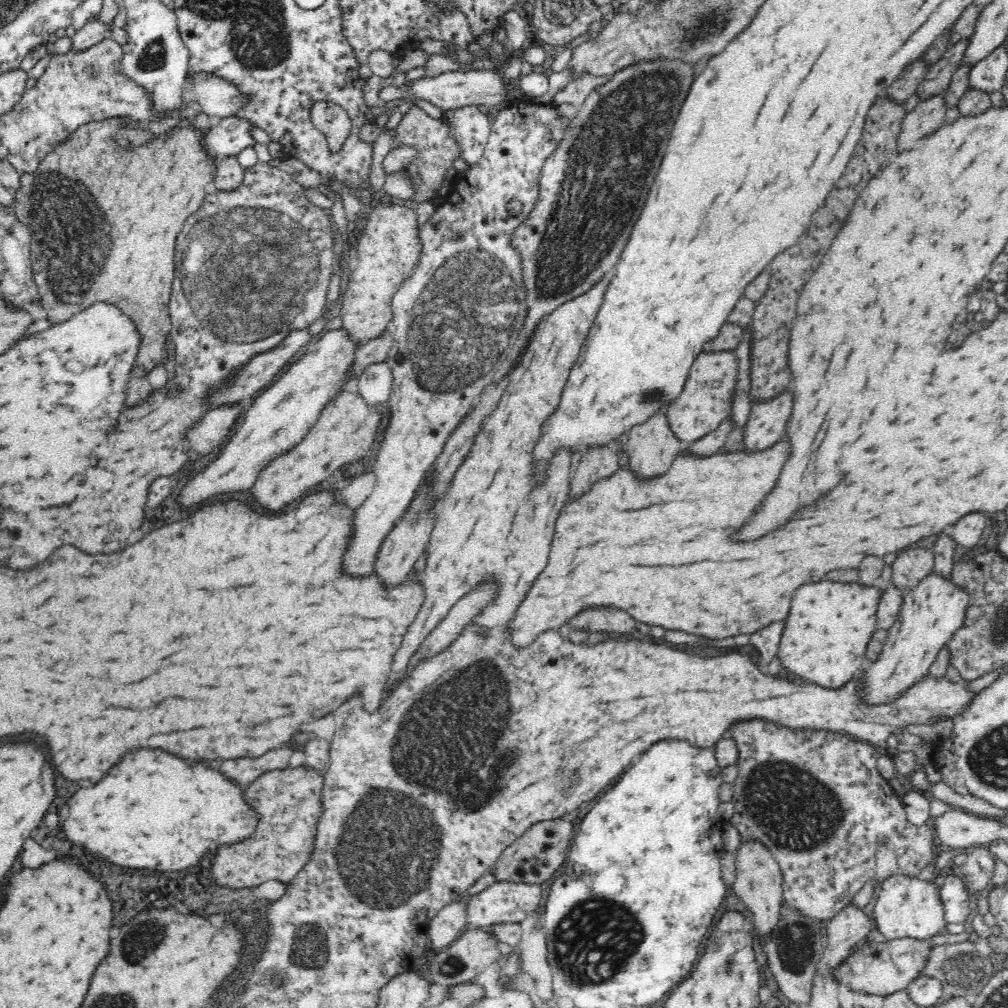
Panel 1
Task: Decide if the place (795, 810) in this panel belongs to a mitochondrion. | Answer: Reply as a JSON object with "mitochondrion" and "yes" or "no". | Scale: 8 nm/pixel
{"mitochondrion":"yes"}

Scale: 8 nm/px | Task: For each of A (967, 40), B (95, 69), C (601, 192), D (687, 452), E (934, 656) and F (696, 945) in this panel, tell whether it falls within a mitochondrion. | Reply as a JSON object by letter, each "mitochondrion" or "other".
{"A":"other","B":"mitochondrion","C":"mitochondrion","D":"other","E":"other","F":"other"}

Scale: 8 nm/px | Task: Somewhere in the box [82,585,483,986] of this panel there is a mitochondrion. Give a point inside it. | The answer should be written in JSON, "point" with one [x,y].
{"point":[309,950]}

